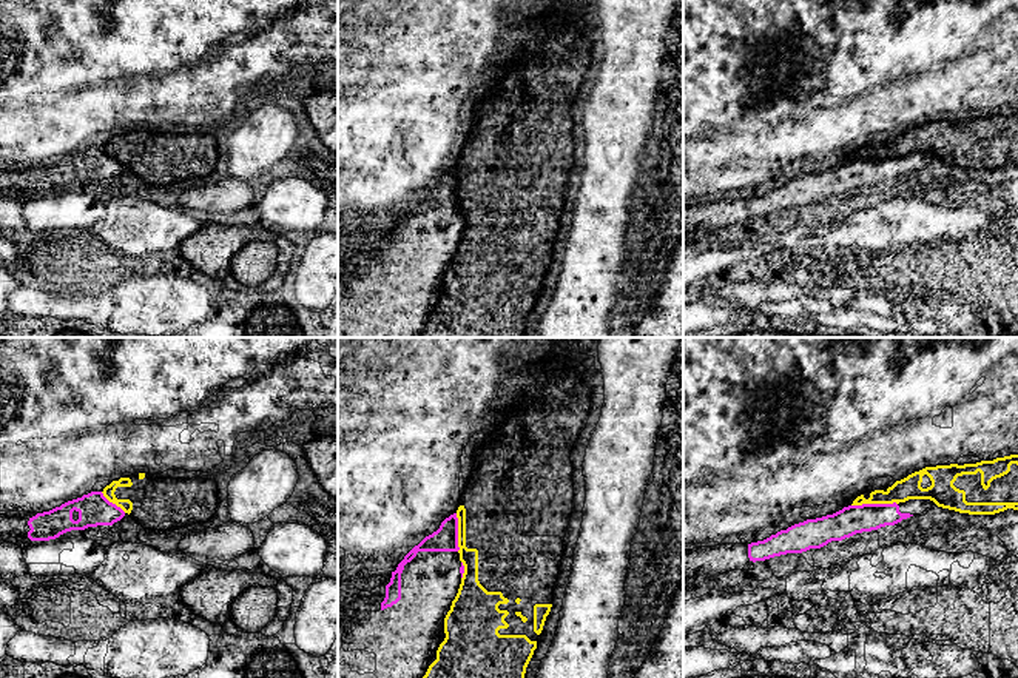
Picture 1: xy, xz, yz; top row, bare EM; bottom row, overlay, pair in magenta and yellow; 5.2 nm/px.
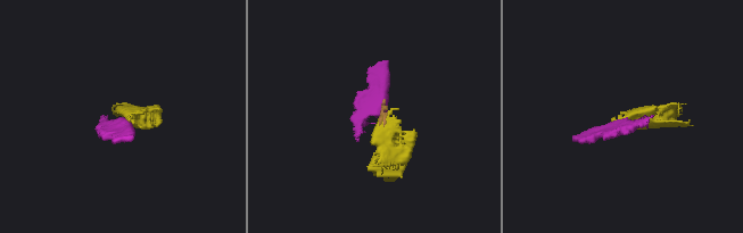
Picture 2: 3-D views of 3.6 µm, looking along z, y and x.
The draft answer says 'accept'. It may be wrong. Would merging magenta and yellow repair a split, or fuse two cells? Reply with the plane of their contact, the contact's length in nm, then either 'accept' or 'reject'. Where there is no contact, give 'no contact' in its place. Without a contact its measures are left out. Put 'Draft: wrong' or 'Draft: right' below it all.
meets magenta in yz; contact 240 nm long; reject
Draft: wrong

